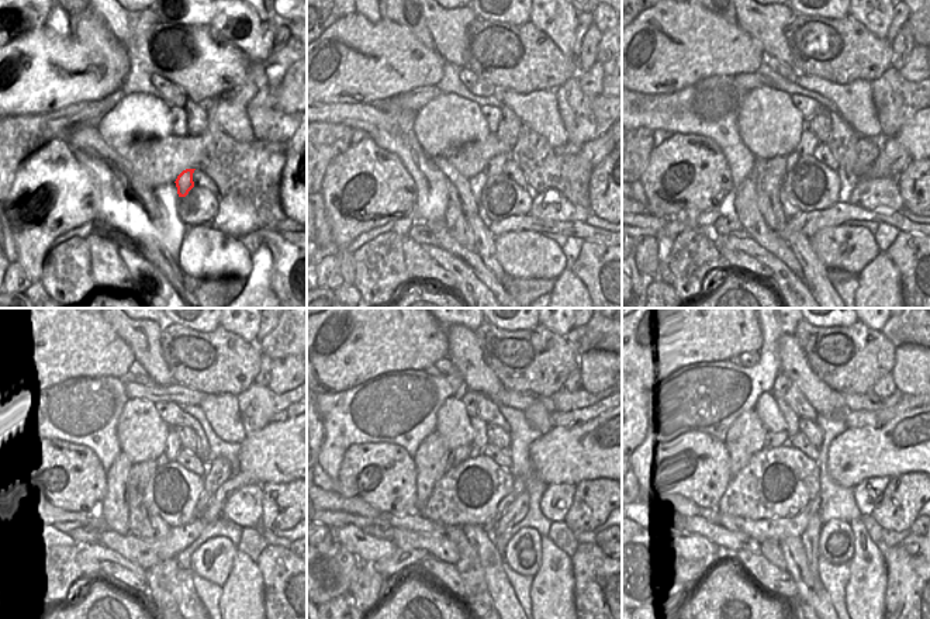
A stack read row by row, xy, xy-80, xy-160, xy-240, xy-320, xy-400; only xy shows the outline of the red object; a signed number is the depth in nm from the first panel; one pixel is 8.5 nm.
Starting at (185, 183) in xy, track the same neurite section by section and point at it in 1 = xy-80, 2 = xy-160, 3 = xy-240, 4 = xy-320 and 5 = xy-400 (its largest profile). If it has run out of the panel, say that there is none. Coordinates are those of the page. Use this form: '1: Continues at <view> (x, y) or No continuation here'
1: Continues at xy-80 (495, 166)
2: Continues at xy-160 (808, 142)
3: Continues at xy-240 (173, 446)
4: Continues at xy-320 (477, 424)
5: Continues at xy-400 (791, 417).

